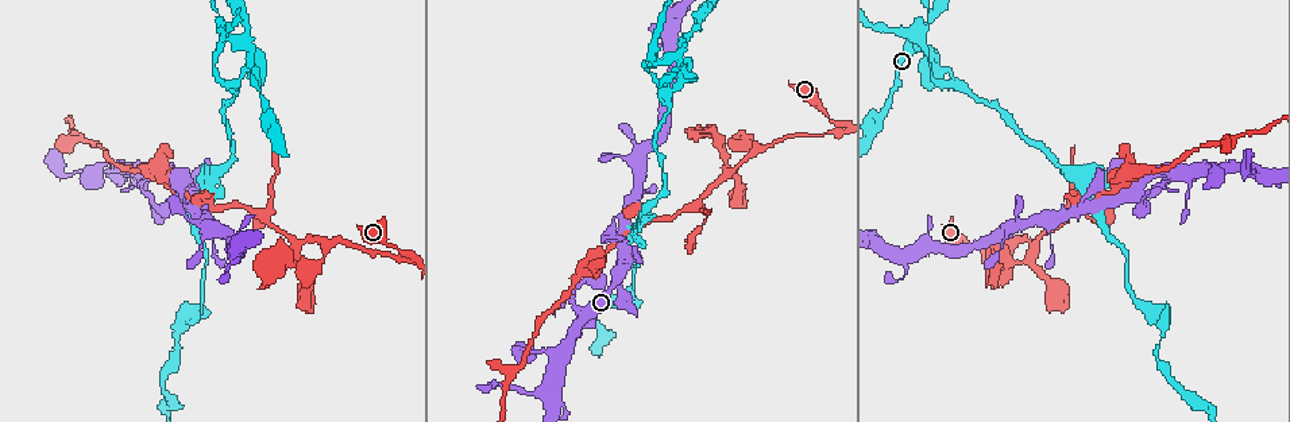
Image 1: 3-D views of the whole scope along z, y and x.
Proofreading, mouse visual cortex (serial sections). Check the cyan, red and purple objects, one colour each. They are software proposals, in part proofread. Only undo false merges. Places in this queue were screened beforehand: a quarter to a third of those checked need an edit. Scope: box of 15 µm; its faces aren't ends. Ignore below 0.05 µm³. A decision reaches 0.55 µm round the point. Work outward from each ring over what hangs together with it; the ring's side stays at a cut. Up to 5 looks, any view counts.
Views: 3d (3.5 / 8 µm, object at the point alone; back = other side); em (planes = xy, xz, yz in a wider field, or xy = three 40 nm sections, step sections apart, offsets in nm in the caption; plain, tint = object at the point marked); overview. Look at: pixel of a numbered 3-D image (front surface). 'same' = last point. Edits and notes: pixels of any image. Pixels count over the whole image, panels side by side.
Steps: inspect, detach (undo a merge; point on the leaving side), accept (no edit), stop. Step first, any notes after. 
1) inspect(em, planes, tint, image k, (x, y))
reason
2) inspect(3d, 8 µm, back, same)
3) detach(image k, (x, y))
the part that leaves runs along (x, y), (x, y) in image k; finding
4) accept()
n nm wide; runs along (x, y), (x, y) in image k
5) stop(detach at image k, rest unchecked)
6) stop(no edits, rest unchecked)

inspect(3d, 3.5 µm, image 1, (838, 133))
abrupt turn

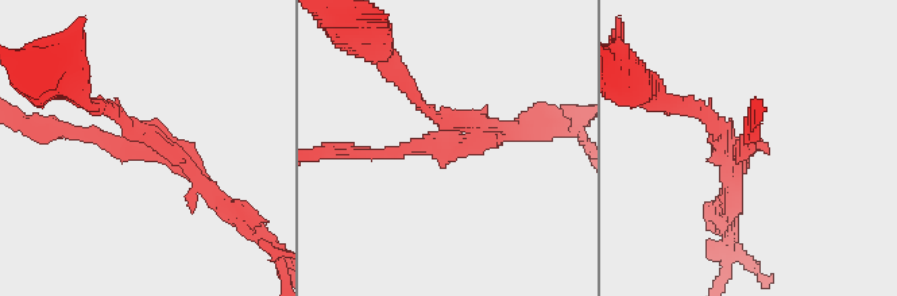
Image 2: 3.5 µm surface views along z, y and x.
inspect(em, xy, step 1, tint, image 2, (750, 146))

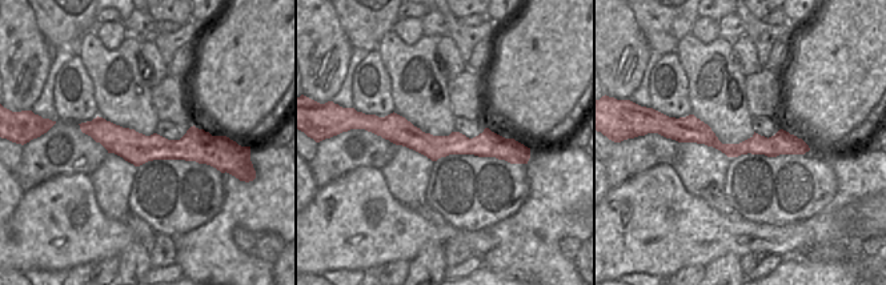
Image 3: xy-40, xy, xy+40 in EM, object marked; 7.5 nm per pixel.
detach(image 2, (764, 146))
180 nm wide; the part that leaves runs along (472, 137), (456, 146), (356, 153) in image 2; two cells meet here

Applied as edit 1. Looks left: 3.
inspect(overview)

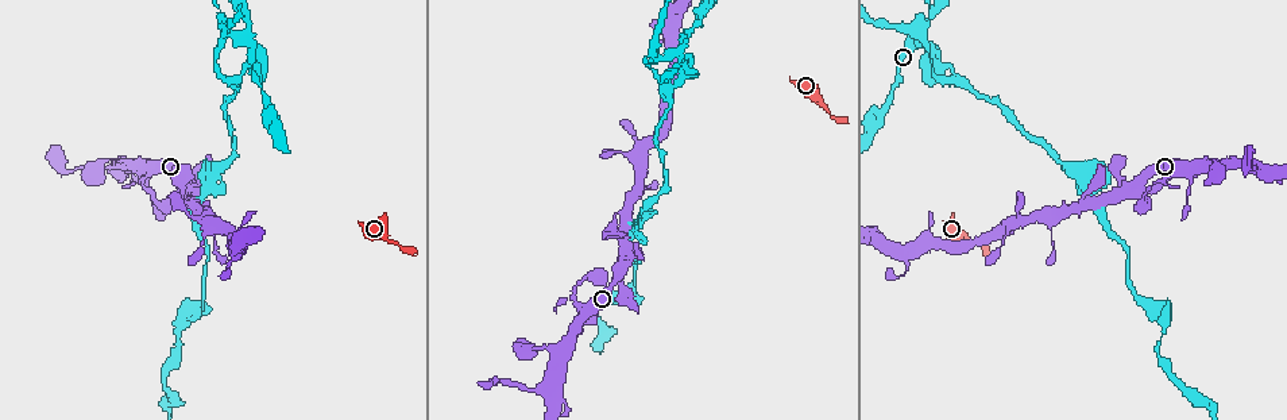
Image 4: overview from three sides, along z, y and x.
inspect(3d, 8 µm, image 4, (923, 35))
thin neck

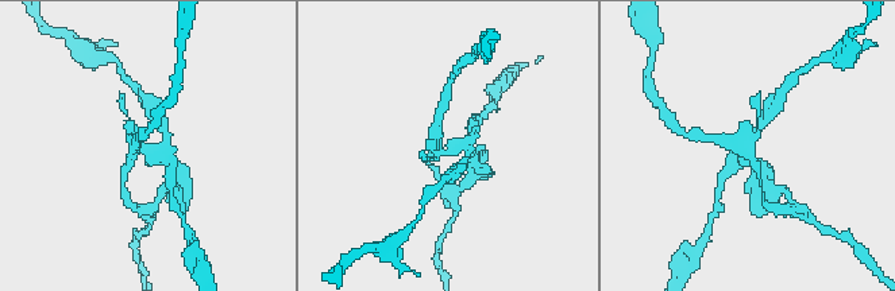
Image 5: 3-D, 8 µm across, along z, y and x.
inspect(em, xy, step 2, tint, image 5, (142, 152))

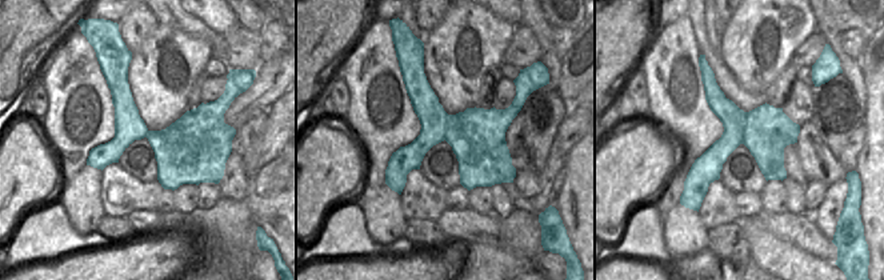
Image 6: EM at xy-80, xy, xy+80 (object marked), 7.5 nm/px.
detach(image 5, (730, 143))
a second cell is stuck on

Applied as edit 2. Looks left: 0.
stop(detach at image 2, detach at image 5, rest unchecked)

